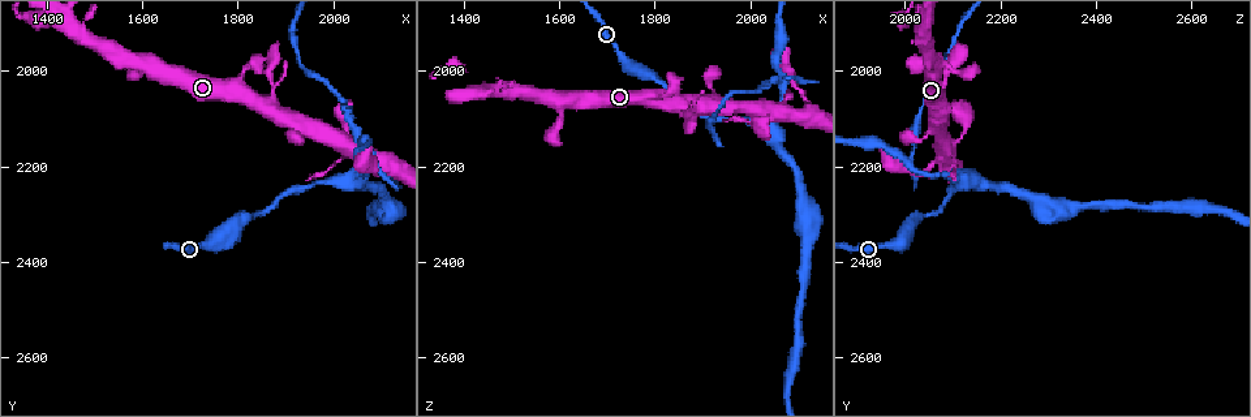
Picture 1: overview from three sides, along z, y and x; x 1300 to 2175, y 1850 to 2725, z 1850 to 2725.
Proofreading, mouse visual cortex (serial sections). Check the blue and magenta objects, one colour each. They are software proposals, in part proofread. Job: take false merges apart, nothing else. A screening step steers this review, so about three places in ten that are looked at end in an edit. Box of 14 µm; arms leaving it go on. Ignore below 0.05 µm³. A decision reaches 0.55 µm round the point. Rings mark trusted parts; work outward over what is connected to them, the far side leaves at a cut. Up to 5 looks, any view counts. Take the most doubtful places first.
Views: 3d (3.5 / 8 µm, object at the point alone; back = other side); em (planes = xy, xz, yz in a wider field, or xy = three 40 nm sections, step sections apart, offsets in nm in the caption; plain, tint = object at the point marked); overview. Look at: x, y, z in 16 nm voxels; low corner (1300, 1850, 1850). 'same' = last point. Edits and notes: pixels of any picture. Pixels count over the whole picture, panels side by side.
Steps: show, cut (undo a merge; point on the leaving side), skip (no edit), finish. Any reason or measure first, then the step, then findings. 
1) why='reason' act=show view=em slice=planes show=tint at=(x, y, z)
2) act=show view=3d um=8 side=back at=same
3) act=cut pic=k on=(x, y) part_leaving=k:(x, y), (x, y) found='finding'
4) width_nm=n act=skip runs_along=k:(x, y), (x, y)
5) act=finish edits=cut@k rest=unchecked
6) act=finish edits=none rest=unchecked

why='thick turns thin' act=show view=3d um=3.5 side=back at=(2020, 2235, 2100)

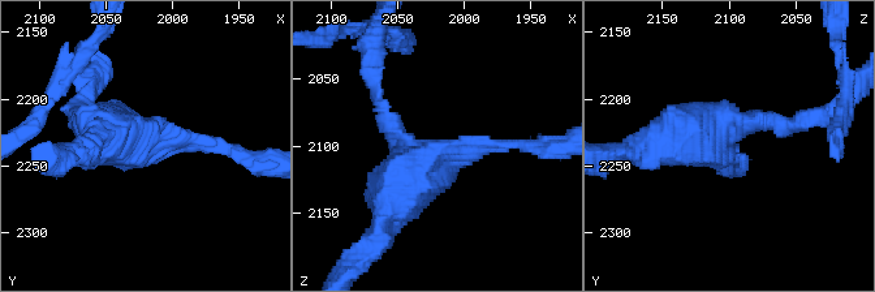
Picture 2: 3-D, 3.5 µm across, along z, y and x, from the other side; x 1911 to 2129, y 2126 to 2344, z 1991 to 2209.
arms=3 arm_widths_nm=150,200,400 why='need the tissue' act=show view=em slice=planes show=tint at=(2016, 2230, 2104)

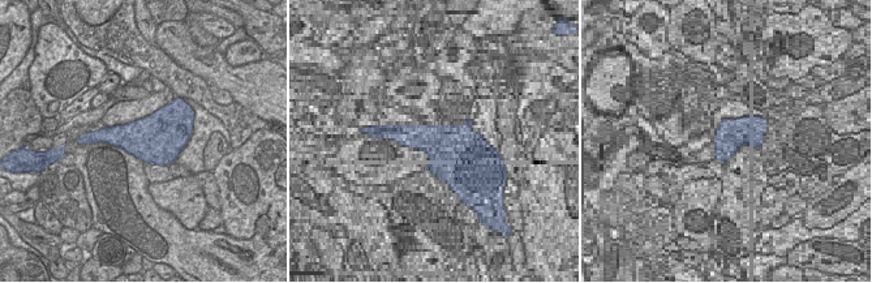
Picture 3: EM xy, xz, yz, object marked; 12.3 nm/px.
act=show view=em slice=xy step=3 show=tint at=same

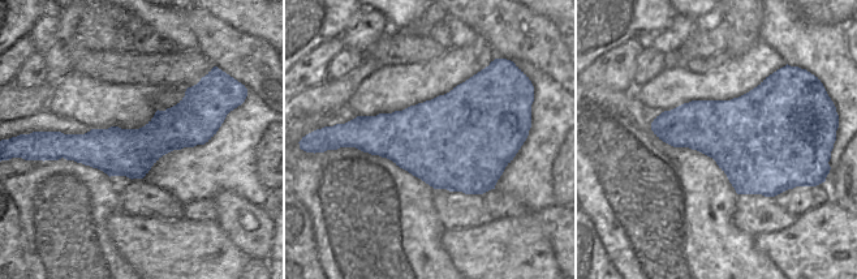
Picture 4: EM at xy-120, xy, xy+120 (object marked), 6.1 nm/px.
act=skip runs_along=4:(220, 119), (145, 146), (54, 136) found='all the same cell'

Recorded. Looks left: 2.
why='three arms meet' act=show view=3d um=3.5 at=(2065, 2190, 2010)

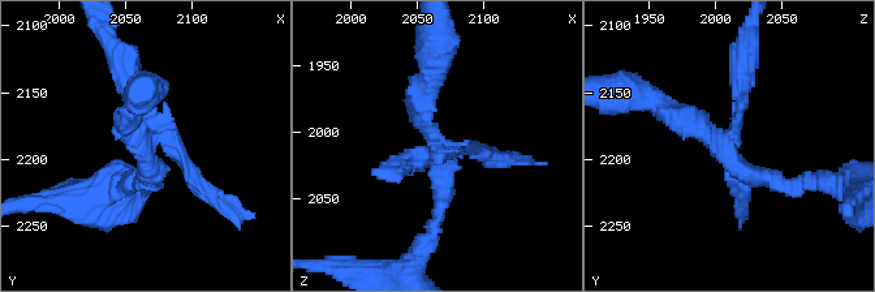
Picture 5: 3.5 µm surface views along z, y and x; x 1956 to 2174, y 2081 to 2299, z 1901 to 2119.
act=cut pic=5 on=(193, 170) part_leaving=5:(731, 134), (740, 110), (748, 34) found='two cells meet here'

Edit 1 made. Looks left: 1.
act=finish edits=cut@5 rest=unchecked

